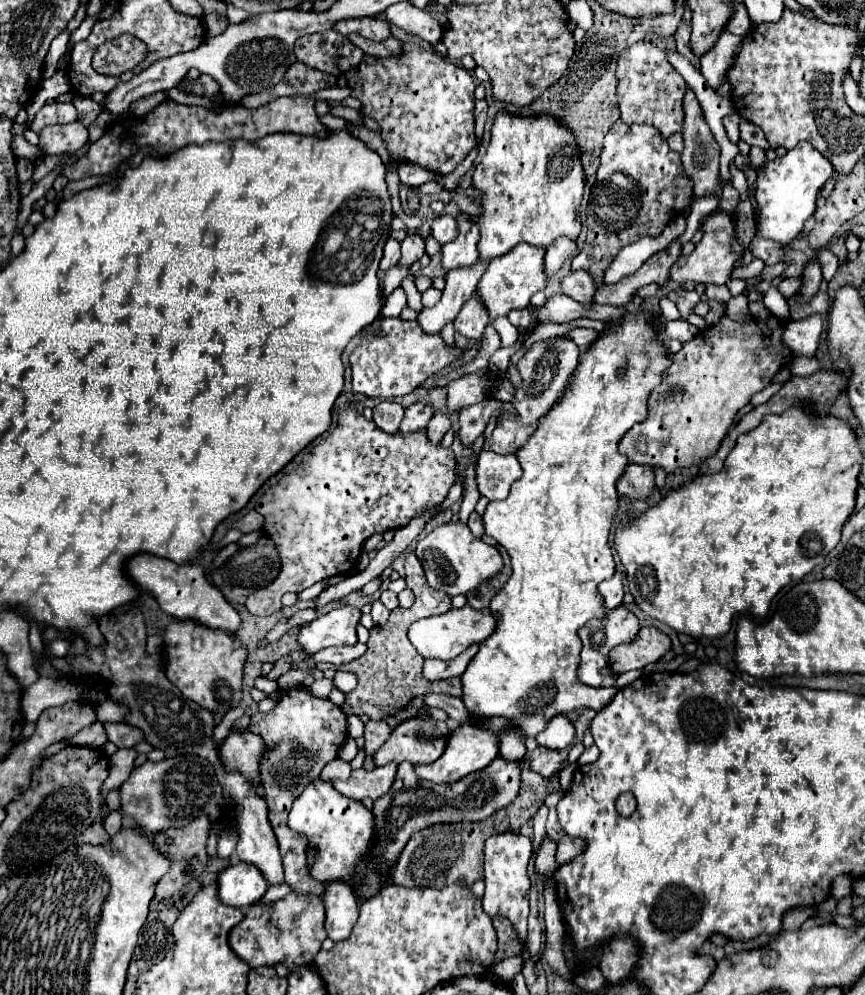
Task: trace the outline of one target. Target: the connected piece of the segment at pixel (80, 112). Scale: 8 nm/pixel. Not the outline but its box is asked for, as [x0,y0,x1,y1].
[71,95,101,127]

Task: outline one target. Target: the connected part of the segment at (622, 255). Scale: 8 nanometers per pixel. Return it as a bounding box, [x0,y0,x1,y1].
[603,215,685,285]

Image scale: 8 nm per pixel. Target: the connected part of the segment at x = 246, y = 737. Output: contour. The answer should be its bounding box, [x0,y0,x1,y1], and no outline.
[219,731,263,783]

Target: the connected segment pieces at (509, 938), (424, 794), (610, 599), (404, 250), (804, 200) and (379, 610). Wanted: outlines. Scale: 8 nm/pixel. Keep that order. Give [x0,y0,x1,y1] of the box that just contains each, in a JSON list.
[[493,915,523,963],[357,757,521,901],[597,571,623,611],[399,235,425,267],[757,141,833,245],[371,600,390,626]]

